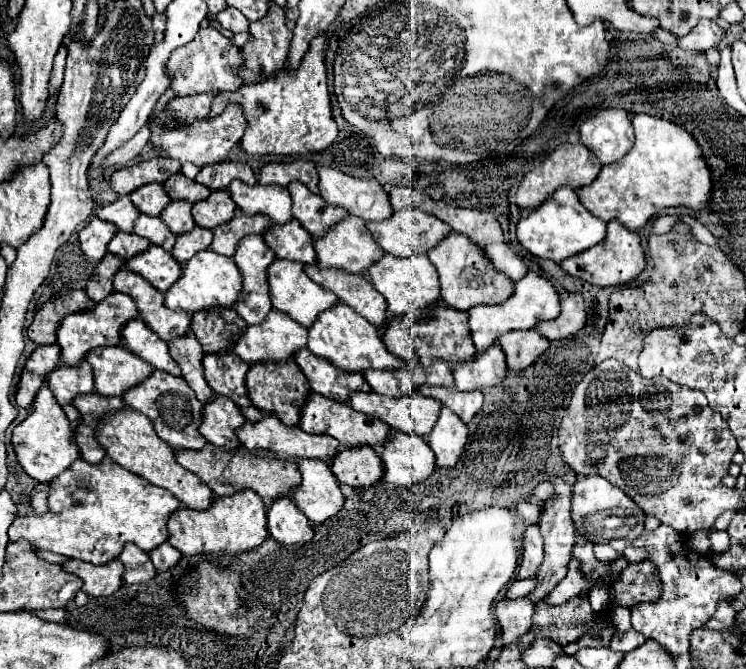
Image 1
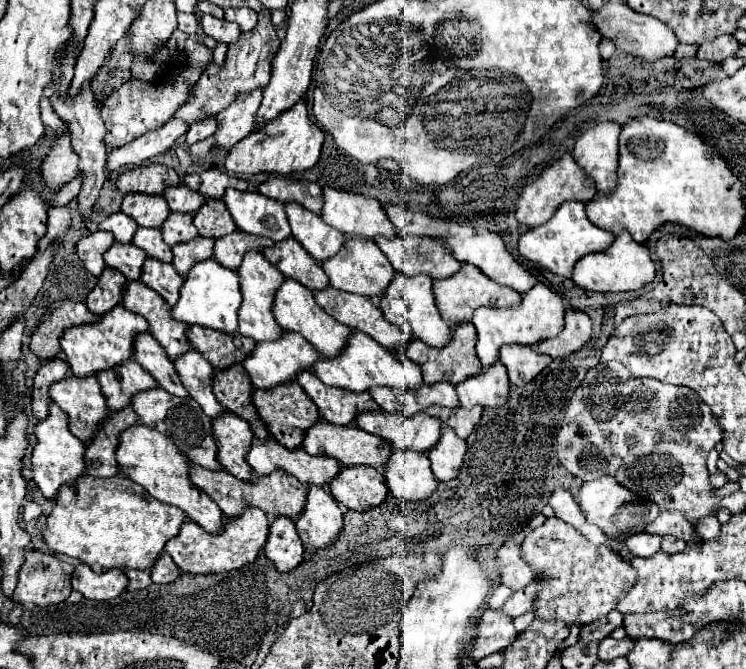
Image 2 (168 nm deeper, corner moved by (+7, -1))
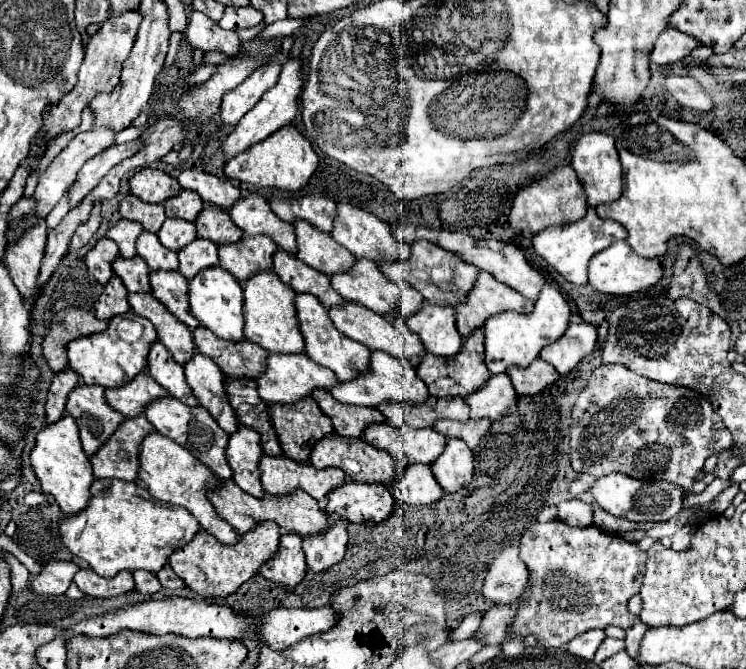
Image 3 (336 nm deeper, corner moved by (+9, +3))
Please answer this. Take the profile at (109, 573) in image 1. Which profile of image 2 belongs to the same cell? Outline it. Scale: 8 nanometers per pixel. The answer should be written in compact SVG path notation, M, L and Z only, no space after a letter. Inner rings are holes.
M78 565L72 575L72 587L92 601L114 599L126 589L126 585L128 577L120 569L110 569L98 575L88 565Z

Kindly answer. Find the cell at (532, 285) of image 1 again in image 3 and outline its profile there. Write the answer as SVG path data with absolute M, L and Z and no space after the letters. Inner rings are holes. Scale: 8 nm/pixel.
M544 285L540 291L540 297L534 303L534 311L524 315L516 311L504 311L498 313L484 323L484 363L490 369L492 375L504 373L508 365L518 365L518 367L528 367L530 361L538 357L542 347L548 343L554 343L564 335L566 327L570 323L570 307L566 299L550 285Z

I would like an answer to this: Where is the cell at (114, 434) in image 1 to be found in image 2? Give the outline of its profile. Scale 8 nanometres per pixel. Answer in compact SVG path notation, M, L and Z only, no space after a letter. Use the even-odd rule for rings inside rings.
M146 425L130 427L120 435L120 447L116 451L116 459L120 463L120 469L134 483L142 485L154 499L180 507L190 521L198 523L212 535L220 535L224 531L222 511L210 497L206 497L206 493L194 487L194 483L190 481L190 461L186 459L186 455L182 455L182 451L178 451L178 447L166 435Z

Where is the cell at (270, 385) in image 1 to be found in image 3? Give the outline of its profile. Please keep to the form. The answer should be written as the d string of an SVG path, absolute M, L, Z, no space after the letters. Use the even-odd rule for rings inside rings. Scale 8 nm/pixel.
M312 397L300 399L296 403L270 403L268 409L270 409L270 415L272 415L272 425L276 429L282 453L286 457L294 459L294 461L308 461L312 445L318 439L322 439L322 437L326 437L328 433L334 431L330 419L320 411L320 407L314 403Z

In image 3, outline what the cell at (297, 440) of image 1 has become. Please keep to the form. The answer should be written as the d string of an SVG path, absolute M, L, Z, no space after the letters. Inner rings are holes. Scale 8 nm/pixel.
M262 455L258 461L258 469L260 469L260 481L262 481L266 493L270 493L270 495L286 495L286 493L292 493L294 489L304 489L316 501L322 501L334 487L338 487L346 481L346 473L338 467L316 469L310 463L298 463L286 455L280 455L280 457Z

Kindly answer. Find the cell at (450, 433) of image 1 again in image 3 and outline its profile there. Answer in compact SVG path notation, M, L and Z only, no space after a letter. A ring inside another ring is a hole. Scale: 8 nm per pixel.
M448 439L444 453L430 467L440 487L446 493L454 493L472 481L472 451L462 439Z

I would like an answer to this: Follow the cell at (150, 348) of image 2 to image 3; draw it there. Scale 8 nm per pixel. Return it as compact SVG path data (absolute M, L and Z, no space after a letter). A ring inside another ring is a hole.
M154 341L148 353L148 367L146 371L176 399L180 399L186 405L198 405L196 397L192 395L186 379L184 369L180 363L172 359L172 355L166 351L166 347L160 341Z

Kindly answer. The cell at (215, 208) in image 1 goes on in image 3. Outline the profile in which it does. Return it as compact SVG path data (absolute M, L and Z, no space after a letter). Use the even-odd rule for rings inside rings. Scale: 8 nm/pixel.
M204 203L204 209L198 213L194 225L198 229L198 237L210 239L218 245L236 243L242 237L242 231L232 223L228 211L212 203Z

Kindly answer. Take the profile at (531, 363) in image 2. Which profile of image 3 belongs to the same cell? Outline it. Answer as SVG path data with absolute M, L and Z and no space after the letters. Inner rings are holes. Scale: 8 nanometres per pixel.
M540 357L534 359L528 367L508 367L506 373L510 375L518 395L540 393L548 383L554 383L558 379L556 369Z

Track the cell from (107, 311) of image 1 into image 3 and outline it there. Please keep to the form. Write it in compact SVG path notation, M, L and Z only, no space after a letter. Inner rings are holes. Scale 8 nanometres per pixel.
M128 311L124 315L116 315L108 321L106 331L102 333L94 333L88 337L80 337L68 343L68 361L70 367L82 377L82 381L86 385L102 385L102 387L118 387L128 383L130 379L134 379L134 375L138 375L140 371L146 369L146 355L150 351L150 343L156 341L156 331L152 327L150 321L140 319L136 313ZM128 325L138 325L140 329L136 329L136 339L128 339L130 335Z

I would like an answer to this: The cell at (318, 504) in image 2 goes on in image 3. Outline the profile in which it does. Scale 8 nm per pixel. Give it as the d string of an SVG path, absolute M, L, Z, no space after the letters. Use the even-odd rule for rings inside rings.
M334 513L328 515L328 529L316 535L302 537L302 549L306 553L306 563L312 571L320 573L330 569L344 557L346 551L346 523Z

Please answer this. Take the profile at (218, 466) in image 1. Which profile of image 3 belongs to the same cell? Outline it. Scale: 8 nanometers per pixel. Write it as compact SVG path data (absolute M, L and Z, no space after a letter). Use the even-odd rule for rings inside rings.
M218 479L218 487L208 491L208 499L212 501L214 509L218 511L218 515L228 521L240 535L250 531L252 525L256 525L256 521L274 521L282 527L282 531L290 531L290 533L298 533L298 535L314 535L326 529L328 521L326 521L326 513L320 509L318 501L312 499L306 491L292 491L288 495L264 495L262 499L256 499L252 495L248 495L246 491L242 491L240 487L236 487L236 483L232 479L222 481Z

